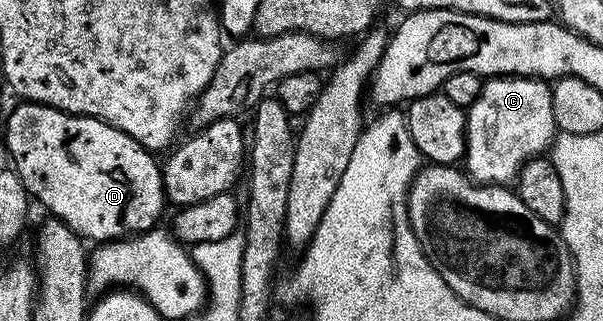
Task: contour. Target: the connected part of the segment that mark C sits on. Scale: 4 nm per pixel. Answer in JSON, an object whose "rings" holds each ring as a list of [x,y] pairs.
{"rings":[[[499,75],[486,78],[482,82],[479,97],[467,108],[465,120],[463,167],[474,183],[512,184],[526,161],[544,156],[552,148],[554,138],[558,134],[555,113],[551,113],[552,92],[553,88],[546,80],[527,75]]]}

